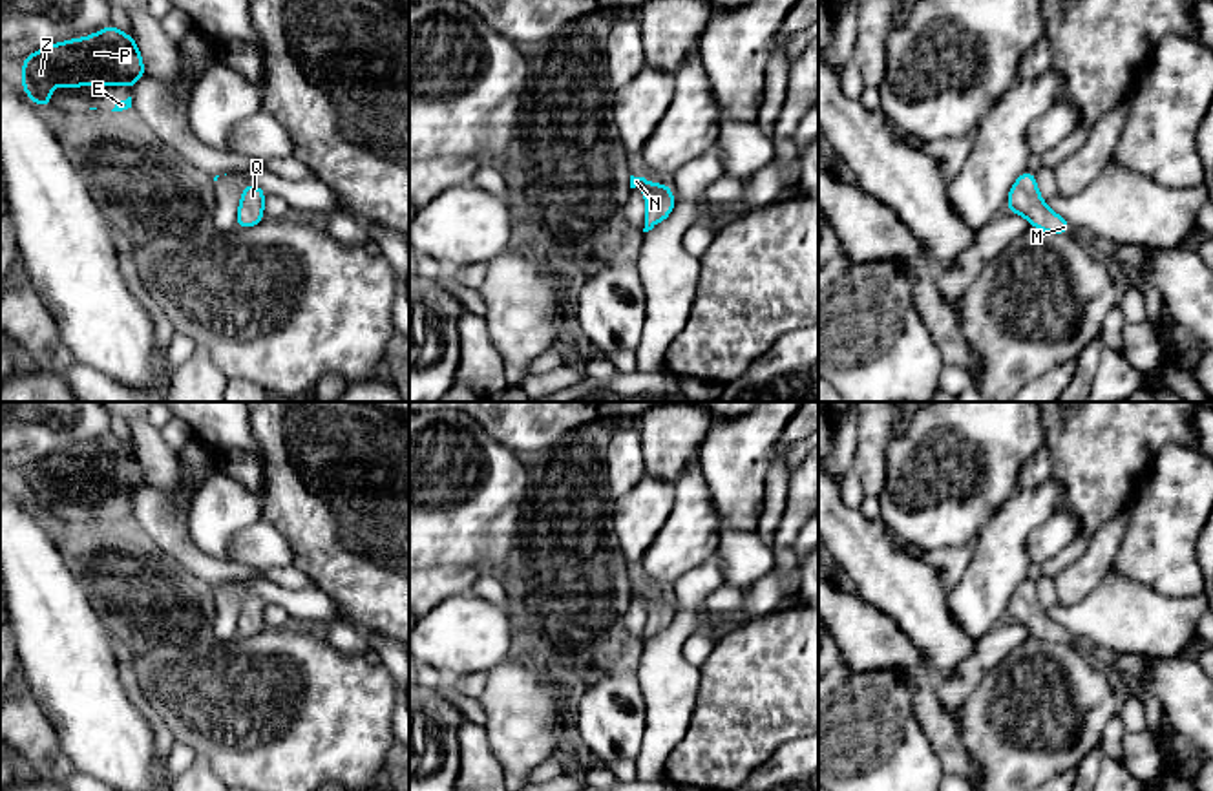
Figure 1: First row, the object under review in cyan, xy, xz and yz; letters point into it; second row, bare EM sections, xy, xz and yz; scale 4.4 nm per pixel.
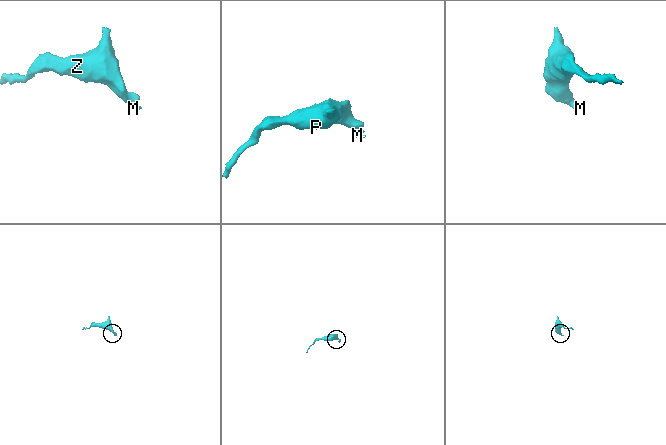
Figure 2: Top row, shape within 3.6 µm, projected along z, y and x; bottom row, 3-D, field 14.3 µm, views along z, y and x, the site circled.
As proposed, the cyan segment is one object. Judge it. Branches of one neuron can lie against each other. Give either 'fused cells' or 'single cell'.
single cell

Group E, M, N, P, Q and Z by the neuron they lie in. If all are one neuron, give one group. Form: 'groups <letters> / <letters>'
groups E M N P Q Z

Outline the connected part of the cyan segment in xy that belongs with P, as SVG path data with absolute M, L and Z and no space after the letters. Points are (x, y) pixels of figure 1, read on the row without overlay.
M111 431L95 444L46 455L18 471L26 479L18 491L37 515L55 515L51 495L122 493L132 499L146 486L135 444L122 444Z

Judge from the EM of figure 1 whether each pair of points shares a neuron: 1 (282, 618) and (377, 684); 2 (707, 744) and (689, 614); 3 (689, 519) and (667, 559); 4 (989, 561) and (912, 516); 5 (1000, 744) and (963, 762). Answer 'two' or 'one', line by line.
1: two
2: two
3: one
4: two
5: two

